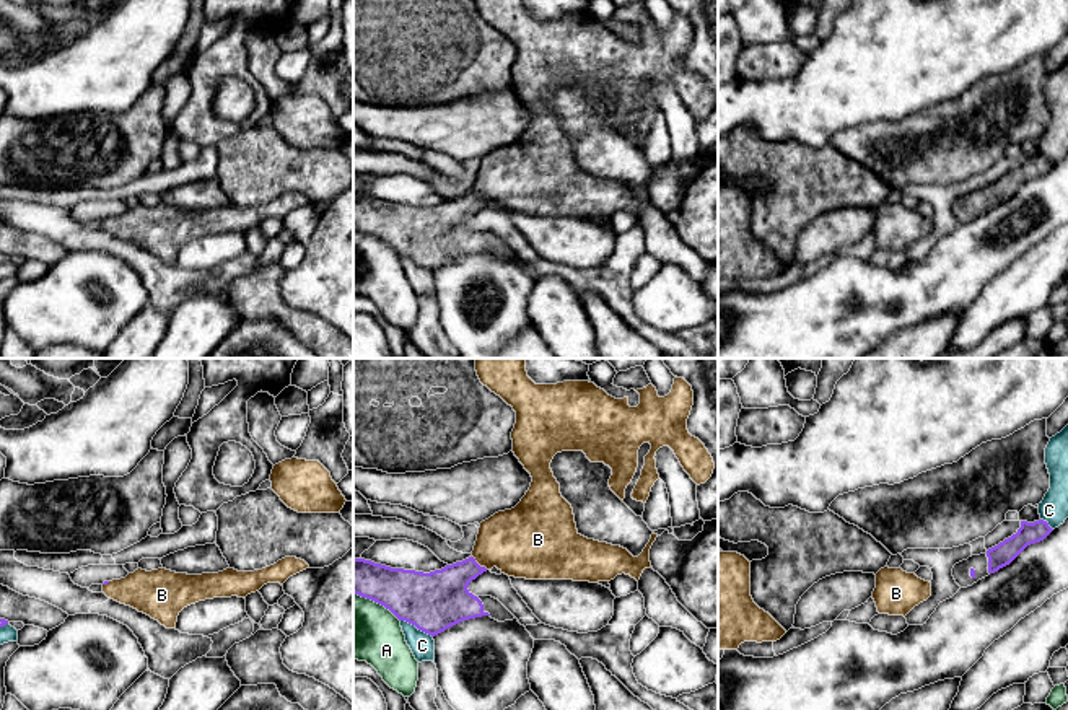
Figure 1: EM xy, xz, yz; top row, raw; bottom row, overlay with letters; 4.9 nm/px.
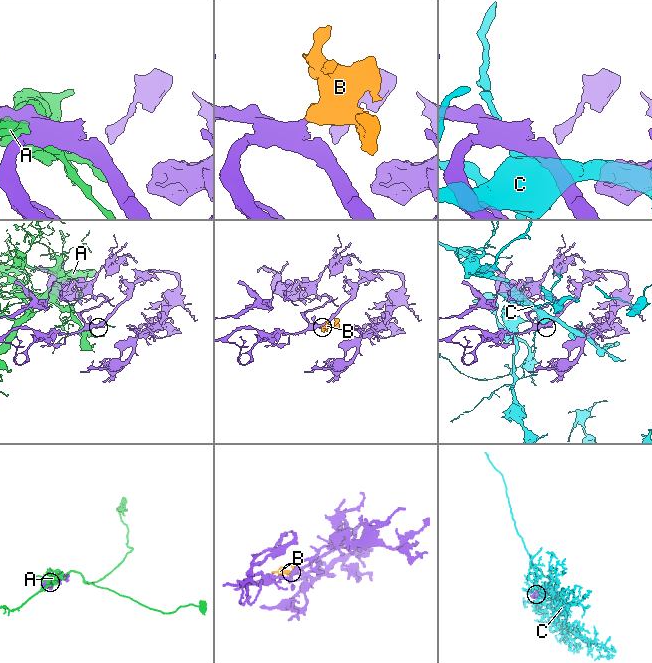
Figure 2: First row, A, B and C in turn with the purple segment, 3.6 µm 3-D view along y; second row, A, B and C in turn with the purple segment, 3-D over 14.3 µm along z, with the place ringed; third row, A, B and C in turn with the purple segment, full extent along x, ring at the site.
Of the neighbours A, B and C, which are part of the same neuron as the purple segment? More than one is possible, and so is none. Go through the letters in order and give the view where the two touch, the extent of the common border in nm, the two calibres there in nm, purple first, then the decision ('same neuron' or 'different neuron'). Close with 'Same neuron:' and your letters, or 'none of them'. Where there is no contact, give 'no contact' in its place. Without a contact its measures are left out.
A: contact in xz; length 280 nm; calibres 280 and 320 nm; different neuron
B: contact in xz; length 100 nm; calibres 280 and 340 nm; same neuron
C: contact in xz; length 180 nm; calibres 300 and 120 nm; different neuron
Same neuron: B

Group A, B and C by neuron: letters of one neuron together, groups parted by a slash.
A / B / C

